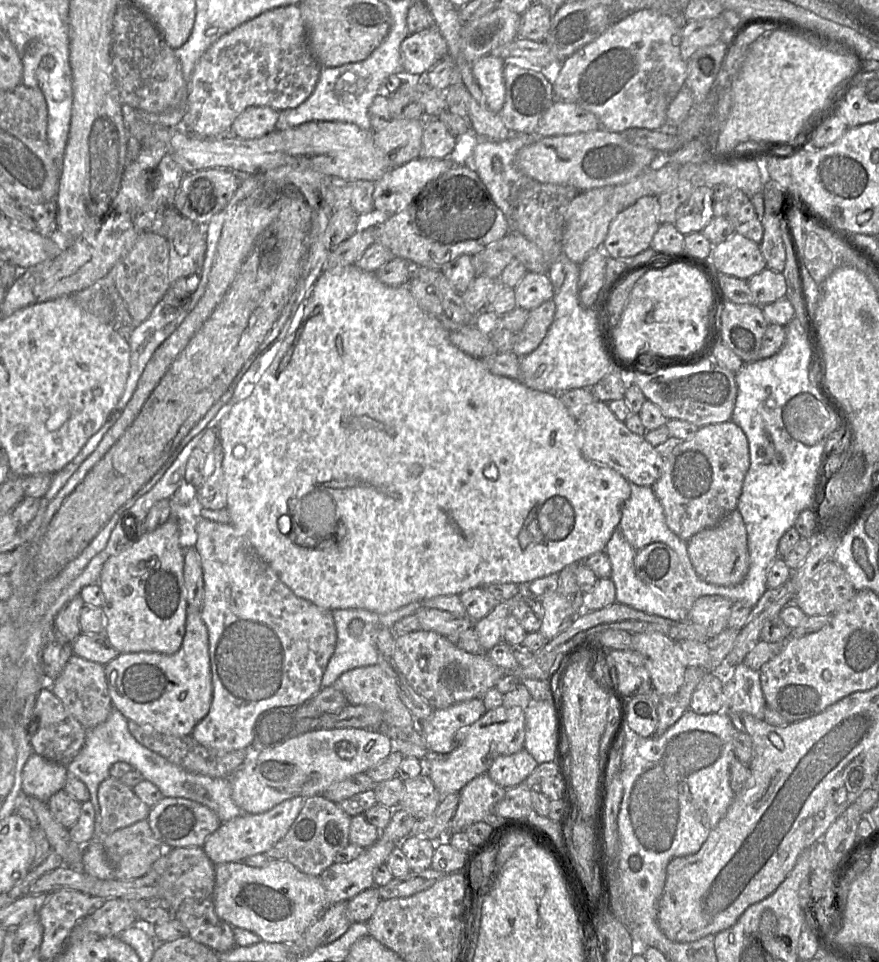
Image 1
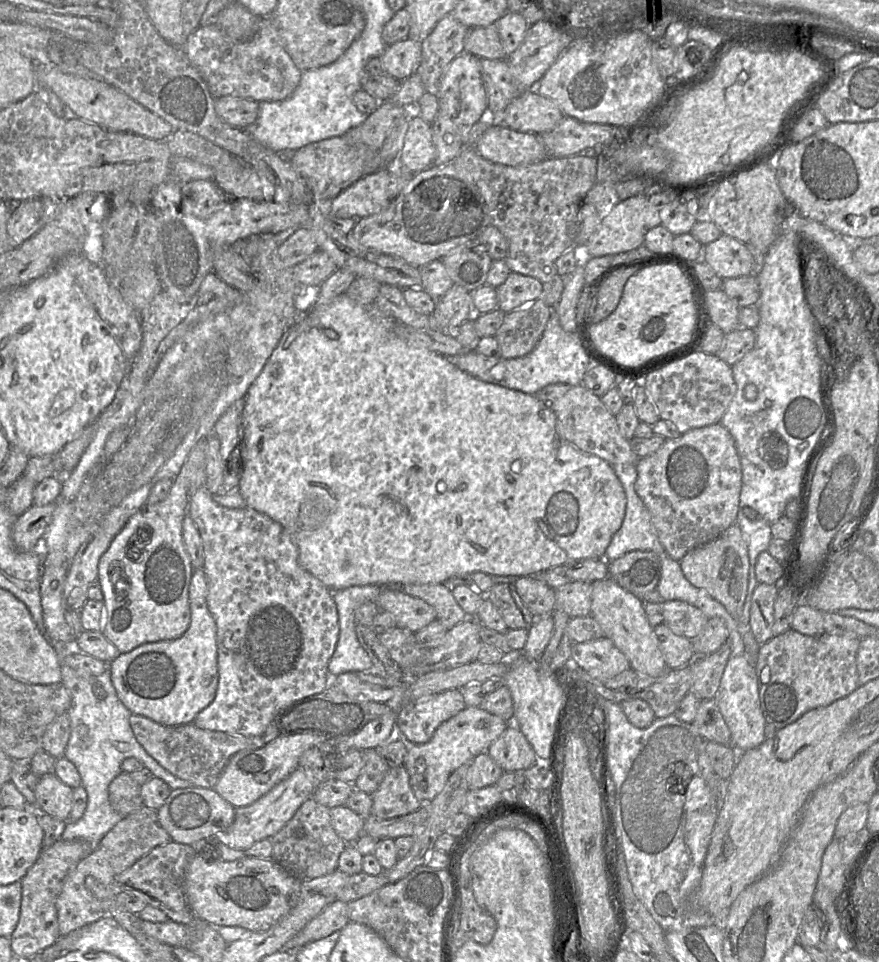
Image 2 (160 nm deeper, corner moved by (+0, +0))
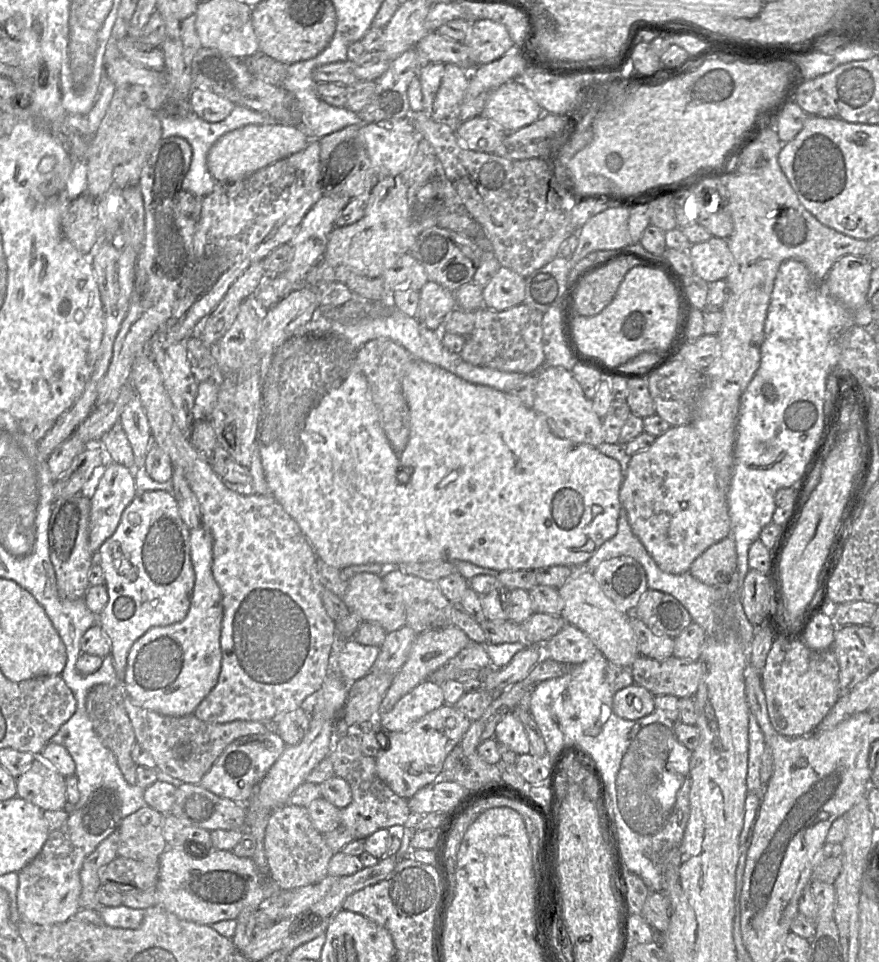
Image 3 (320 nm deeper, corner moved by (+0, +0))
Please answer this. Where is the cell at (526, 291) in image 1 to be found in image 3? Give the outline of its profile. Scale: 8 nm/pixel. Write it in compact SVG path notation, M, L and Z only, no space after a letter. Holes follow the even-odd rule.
M501 266L483 288L484 307L494 311L503 311L522 304L525 298L525 278Z

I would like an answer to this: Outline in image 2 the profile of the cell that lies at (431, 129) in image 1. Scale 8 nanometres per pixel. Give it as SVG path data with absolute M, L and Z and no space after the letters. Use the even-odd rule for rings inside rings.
M416 113L410 119L399 155L400 173L417 173L434 165L436 158L431 125Z

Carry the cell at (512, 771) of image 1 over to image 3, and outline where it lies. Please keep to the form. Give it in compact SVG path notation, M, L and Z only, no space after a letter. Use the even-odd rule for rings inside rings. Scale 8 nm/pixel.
M508 713L500 720L496 725L494 738L502 748L507 748L517 755L530 751L527 733L514 713Z

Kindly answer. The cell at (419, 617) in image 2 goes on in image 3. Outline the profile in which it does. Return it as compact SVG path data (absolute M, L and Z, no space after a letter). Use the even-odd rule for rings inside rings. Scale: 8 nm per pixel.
M358 573L347 581L346 587L342 601L364 621L378 623L387 633L406 625L403 601L386 590L380 575Z

